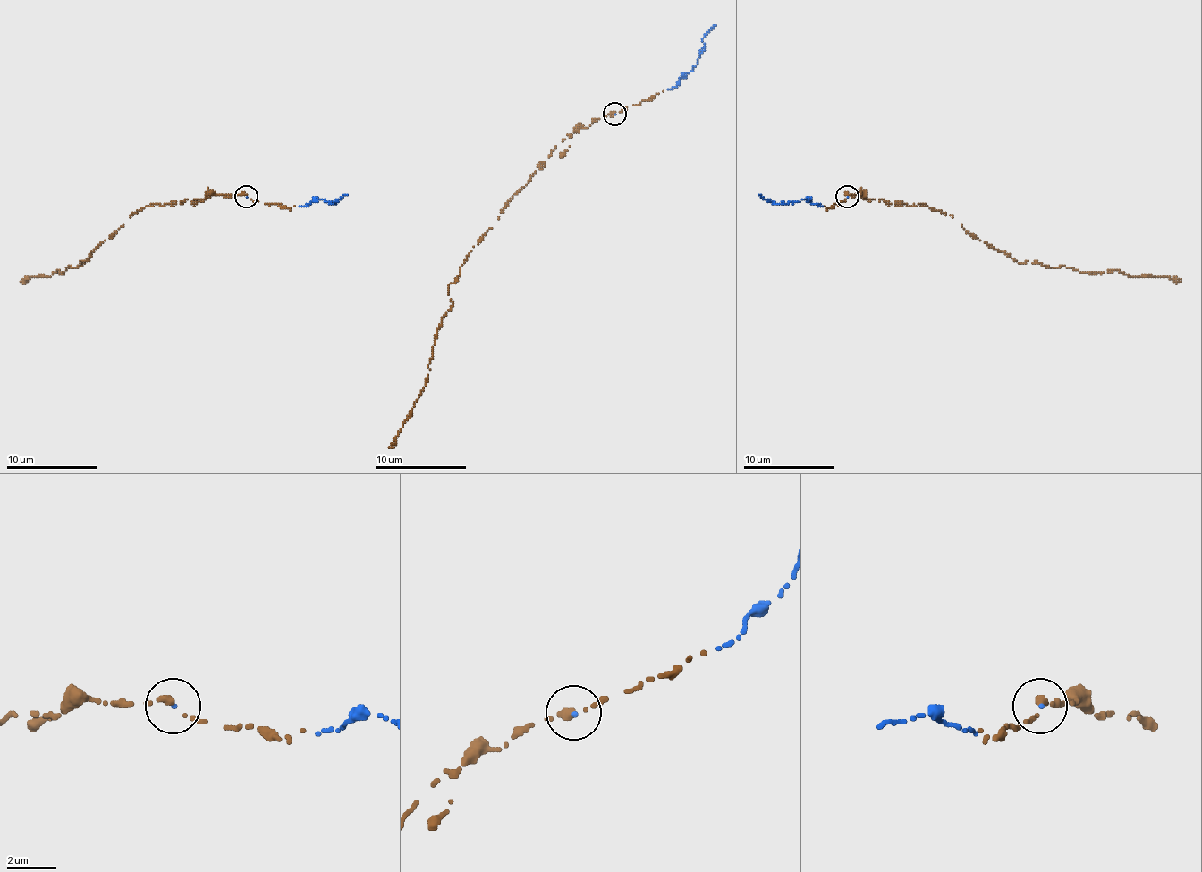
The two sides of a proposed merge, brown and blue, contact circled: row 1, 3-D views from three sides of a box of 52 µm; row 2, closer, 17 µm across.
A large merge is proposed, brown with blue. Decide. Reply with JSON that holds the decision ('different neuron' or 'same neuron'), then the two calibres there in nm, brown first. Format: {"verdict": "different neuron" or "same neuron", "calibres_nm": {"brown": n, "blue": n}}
{"verdict": "same neuron", "calibres_nm": {"brown": 300, "blue": 100}}

